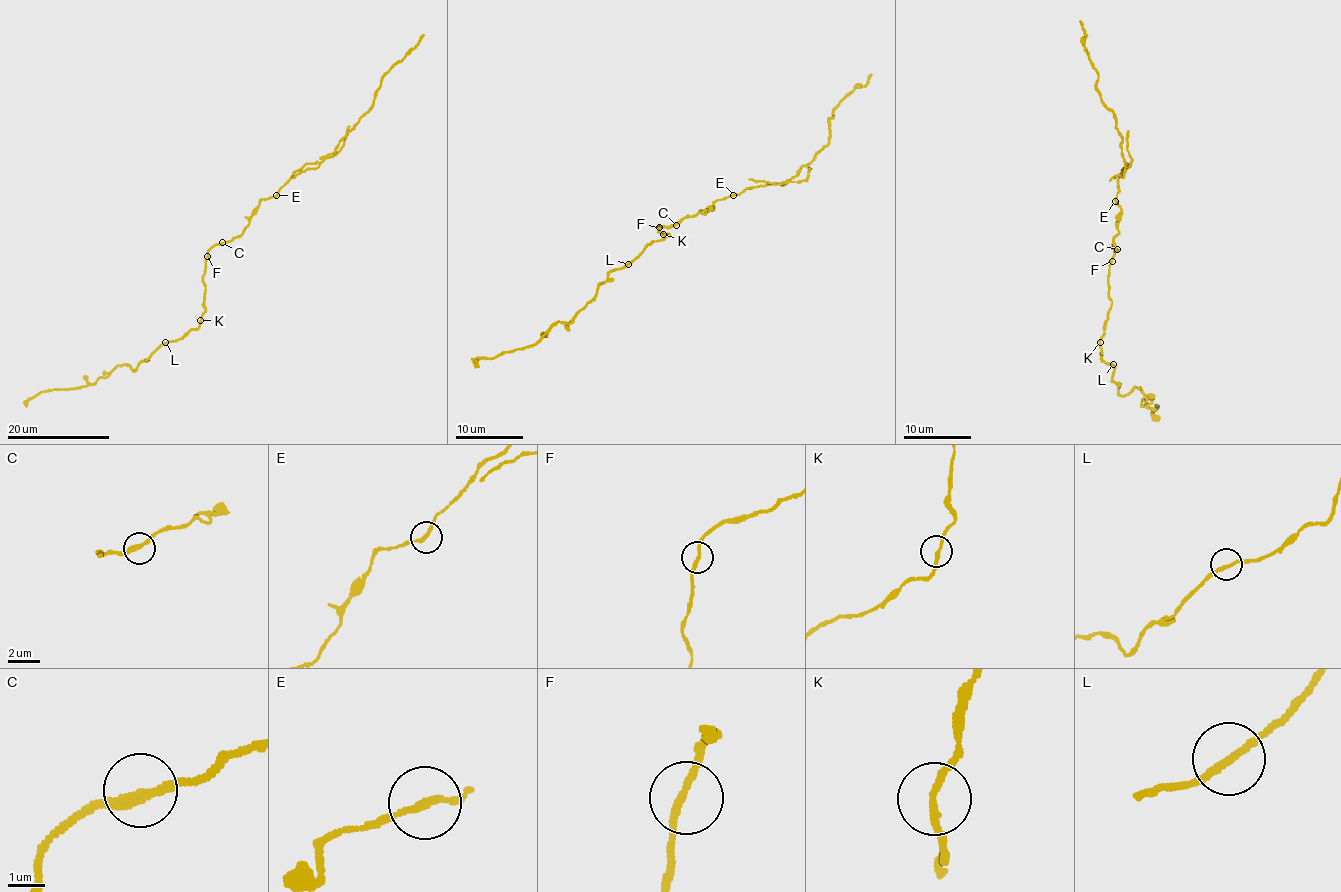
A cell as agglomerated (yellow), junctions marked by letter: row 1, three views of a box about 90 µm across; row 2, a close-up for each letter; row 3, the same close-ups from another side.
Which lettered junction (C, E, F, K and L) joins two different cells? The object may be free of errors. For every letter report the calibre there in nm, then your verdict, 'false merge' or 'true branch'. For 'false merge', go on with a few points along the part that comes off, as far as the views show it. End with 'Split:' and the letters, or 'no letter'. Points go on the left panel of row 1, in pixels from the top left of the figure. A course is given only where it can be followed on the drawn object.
C: calibre 280 nm; true branch
E: calibre 190 nm; false merge; course (277, 195), (297, 170), (306, 164), (321, 162), (336, 150), (338, 141), (370, 109), (384, 73), (424, 35)
F: calibre 200 nm; true branch
K: calibre 200 nm; true branch
L: calibre 200 nm; true branch
Split: E

